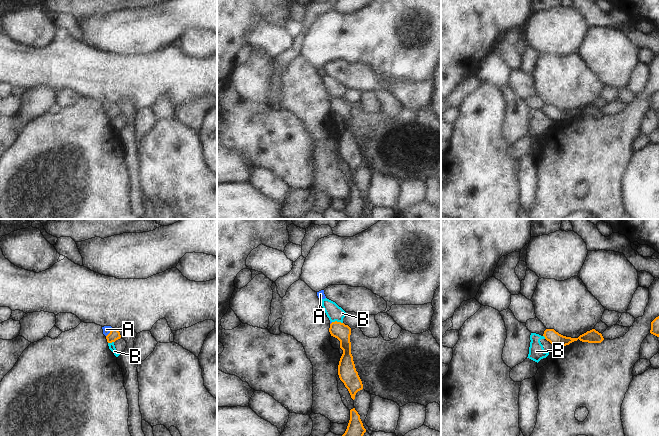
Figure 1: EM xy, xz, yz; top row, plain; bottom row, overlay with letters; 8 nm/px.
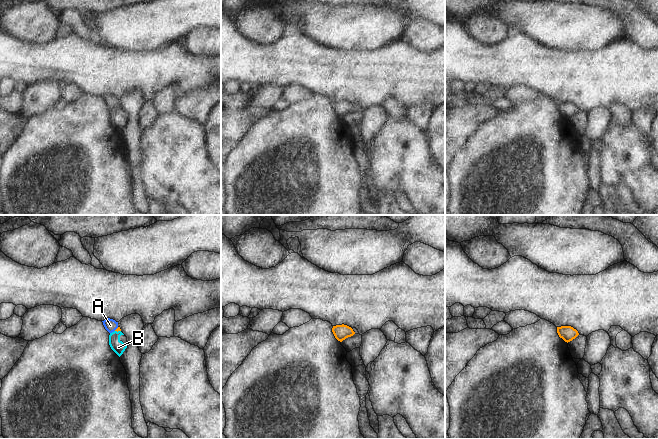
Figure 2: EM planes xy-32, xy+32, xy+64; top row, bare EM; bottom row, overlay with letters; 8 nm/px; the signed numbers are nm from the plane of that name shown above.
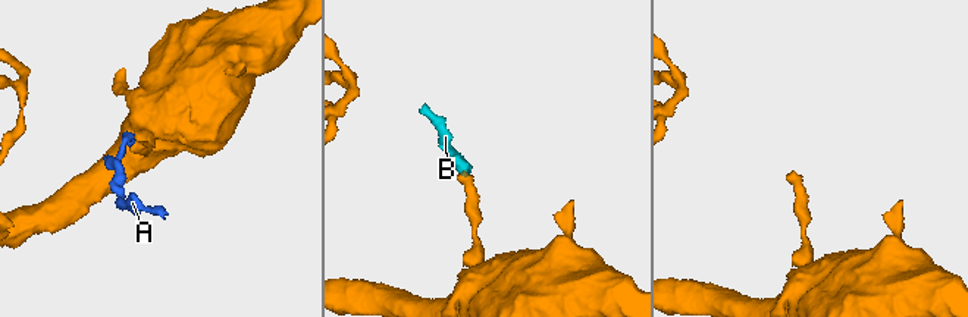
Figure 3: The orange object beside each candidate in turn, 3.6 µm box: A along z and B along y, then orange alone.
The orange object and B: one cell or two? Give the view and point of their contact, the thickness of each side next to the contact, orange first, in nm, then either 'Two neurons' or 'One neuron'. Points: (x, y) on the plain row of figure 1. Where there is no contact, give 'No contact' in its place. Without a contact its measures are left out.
Touches orange at xz (336, 97). Thickness 140 nm (orange) against 130 nm. Two neurons

